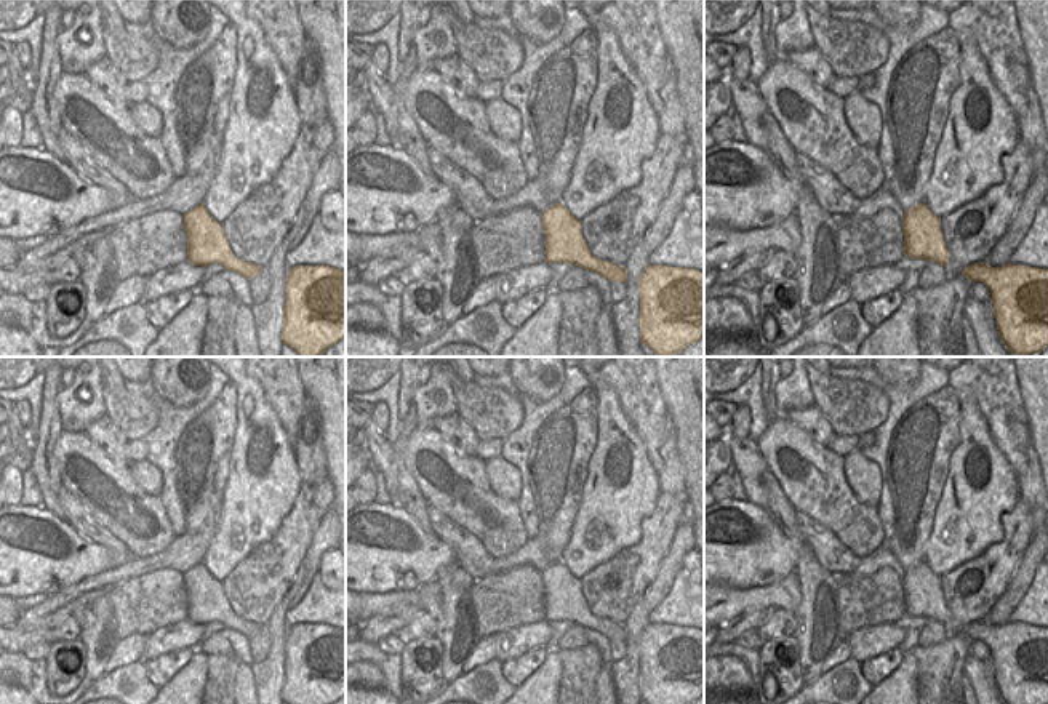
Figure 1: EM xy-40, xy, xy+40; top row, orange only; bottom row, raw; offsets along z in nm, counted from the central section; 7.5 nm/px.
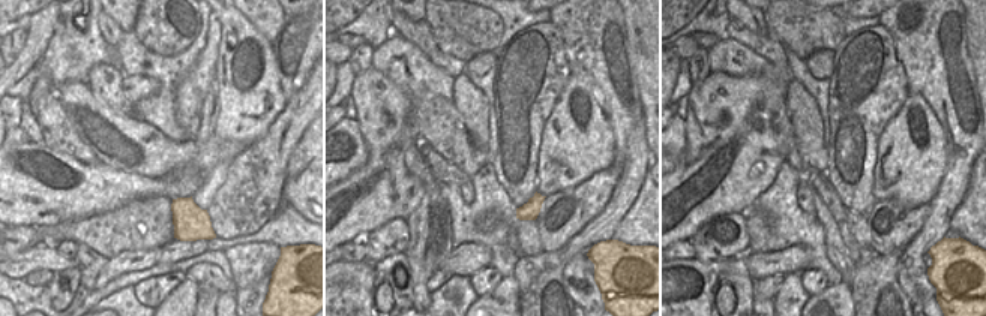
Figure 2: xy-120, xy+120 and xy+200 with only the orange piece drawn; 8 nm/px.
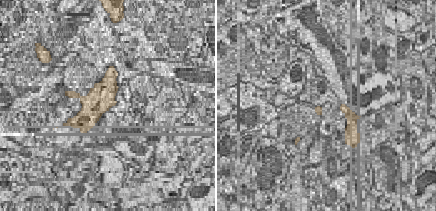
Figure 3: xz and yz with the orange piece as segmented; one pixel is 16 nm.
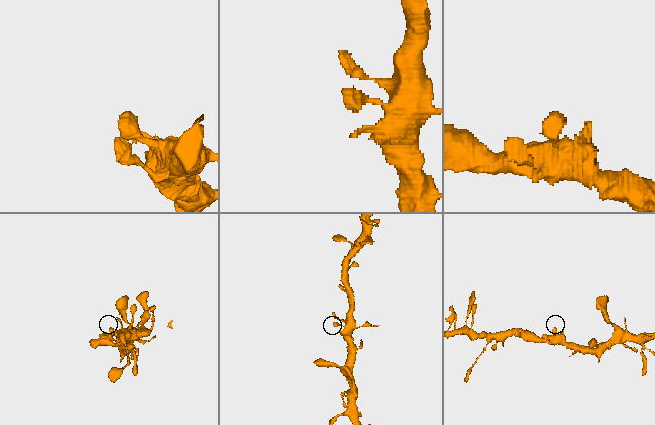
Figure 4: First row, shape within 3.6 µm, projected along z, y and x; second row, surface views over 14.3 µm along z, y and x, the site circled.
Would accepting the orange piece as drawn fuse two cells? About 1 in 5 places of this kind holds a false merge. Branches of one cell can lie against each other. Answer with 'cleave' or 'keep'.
keep

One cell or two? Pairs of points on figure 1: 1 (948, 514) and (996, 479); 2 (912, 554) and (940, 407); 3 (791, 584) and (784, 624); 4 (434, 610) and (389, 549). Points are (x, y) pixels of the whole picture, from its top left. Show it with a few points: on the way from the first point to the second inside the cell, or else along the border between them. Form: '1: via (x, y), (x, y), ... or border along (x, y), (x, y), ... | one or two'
1: via (959, 514), (984, 490) | one
2: via (920, 517), (924, 506), (922, 444) | one
3: border along (776, 607), (794, 613) | two
4: border along (436, 576), (408, 591), (386, 591), (380, 594) | two

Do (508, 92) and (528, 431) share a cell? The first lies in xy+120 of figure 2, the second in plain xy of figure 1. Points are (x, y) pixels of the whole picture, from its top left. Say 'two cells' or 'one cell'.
two cells

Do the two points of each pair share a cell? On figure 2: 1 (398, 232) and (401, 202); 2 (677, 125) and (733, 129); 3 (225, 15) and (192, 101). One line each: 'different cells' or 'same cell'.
1: different cells
2: different cells
3: different cells

